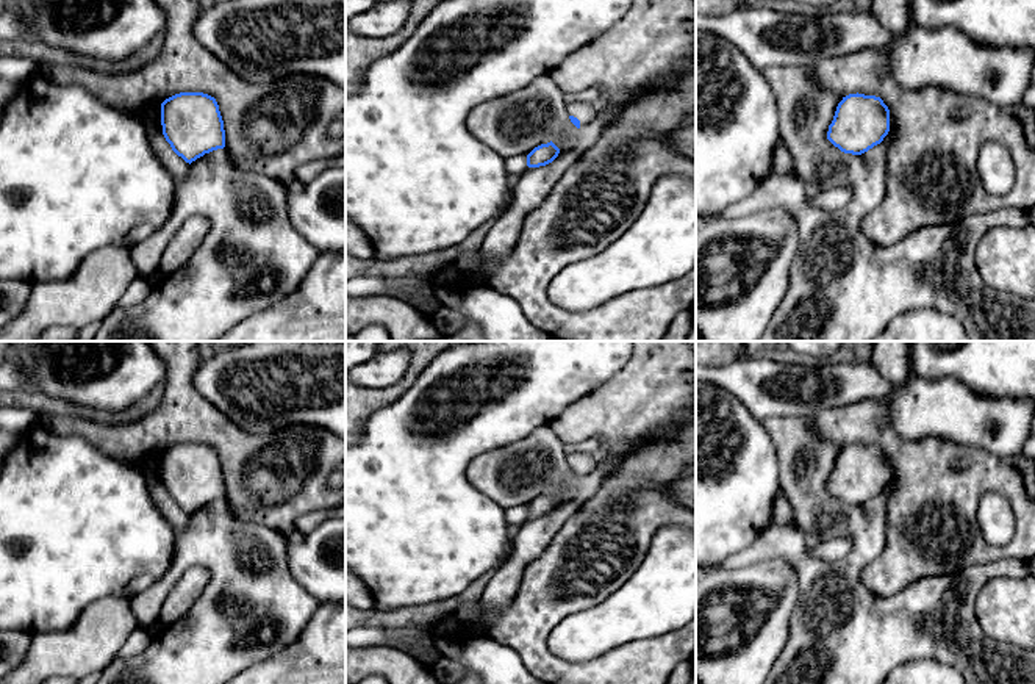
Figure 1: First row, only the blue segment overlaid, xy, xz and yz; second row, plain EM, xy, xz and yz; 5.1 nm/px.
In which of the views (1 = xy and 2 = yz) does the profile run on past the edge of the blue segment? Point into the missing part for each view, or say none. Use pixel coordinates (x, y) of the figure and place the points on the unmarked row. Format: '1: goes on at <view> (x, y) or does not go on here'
1: does not go on here
2: does not go on here

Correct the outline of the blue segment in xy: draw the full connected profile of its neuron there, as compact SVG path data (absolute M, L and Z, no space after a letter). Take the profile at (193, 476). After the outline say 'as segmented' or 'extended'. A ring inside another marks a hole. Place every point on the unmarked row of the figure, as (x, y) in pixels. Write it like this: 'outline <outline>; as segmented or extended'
outline M180 443L161 454L161 476L172 501L192 513L225 498L224 471L214 448L203 443Z; as segmented

